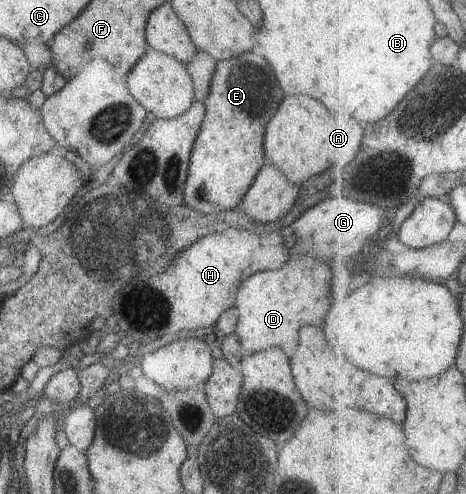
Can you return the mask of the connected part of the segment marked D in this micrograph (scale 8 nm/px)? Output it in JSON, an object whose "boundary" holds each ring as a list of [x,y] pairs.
{"boundary":[[[291,256],[276,270],[258,271],[242,280],[237,288],[234,307],[237,312],[235,332],[244,354],[278,347],[291,354],[298,344],[302,324],[324,326],[330,302],[330,267],[316,256]]]}

